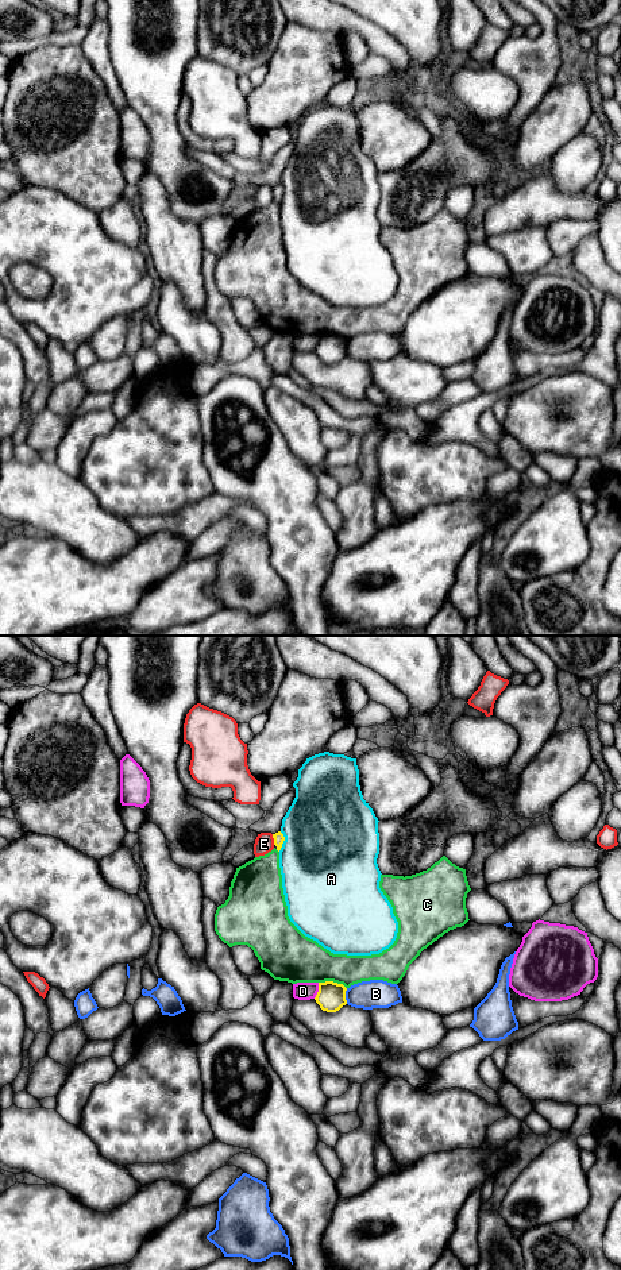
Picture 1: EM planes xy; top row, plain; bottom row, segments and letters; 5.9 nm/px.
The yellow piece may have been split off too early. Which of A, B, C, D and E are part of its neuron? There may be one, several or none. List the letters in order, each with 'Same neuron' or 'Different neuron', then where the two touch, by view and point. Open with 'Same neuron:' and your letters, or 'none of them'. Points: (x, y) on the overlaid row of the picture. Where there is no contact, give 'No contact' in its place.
Same neuron: none of them
A: Different neuron. Touches yellow at xy (284, 840)
B: Different neuron. Touches yellow at xy (344, 996)
C: Different neuron. Touches yellow at xy (332, 981)
D: Different neuron. Touches yellow at xy (319, 991)
E: Different neuron. Touches yellow at xy (274, 840)

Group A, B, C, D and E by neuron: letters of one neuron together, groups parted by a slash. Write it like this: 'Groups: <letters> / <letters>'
Groups: A / B / C / D / E

